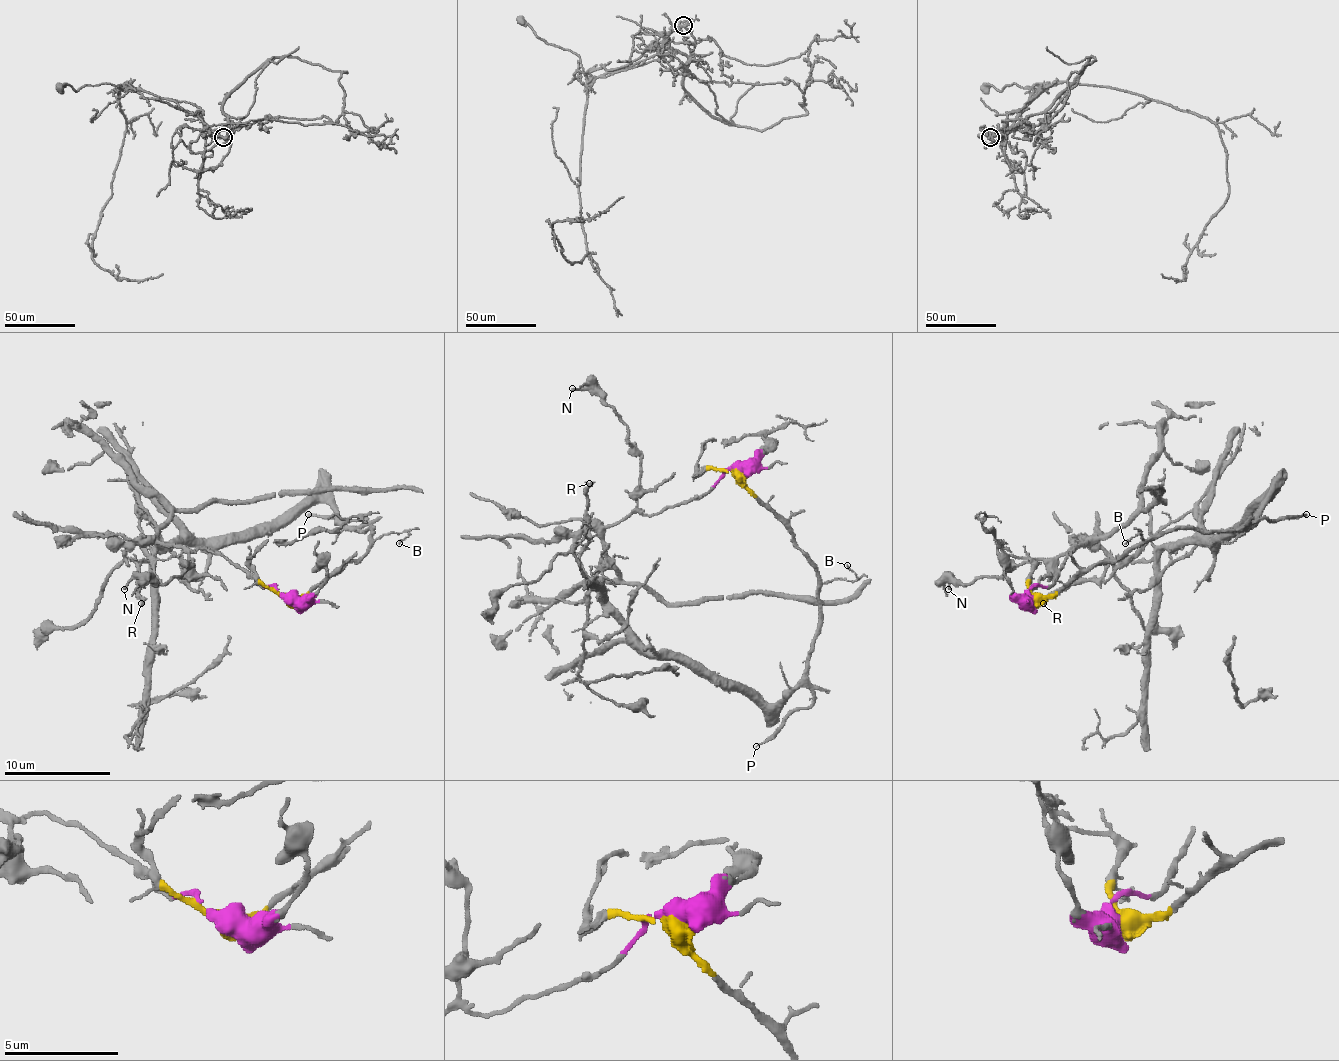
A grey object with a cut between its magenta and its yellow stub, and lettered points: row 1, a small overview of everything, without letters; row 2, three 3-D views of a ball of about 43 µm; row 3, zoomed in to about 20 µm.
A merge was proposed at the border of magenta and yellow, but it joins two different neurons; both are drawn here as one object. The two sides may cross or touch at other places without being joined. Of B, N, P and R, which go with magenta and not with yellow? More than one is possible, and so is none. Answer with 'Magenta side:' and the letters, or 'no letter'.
Magenta side: N

